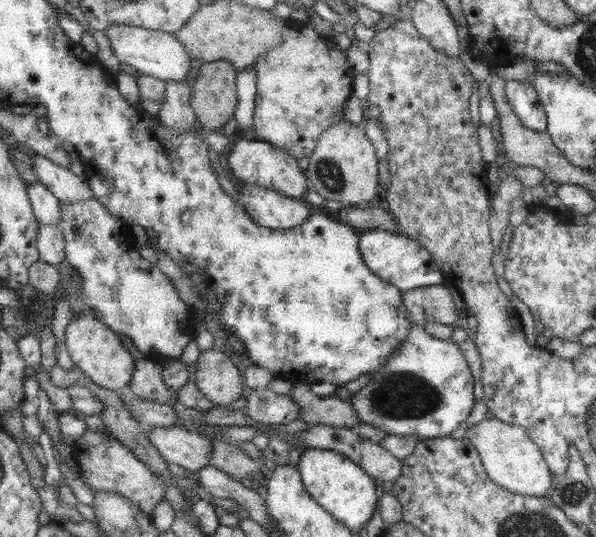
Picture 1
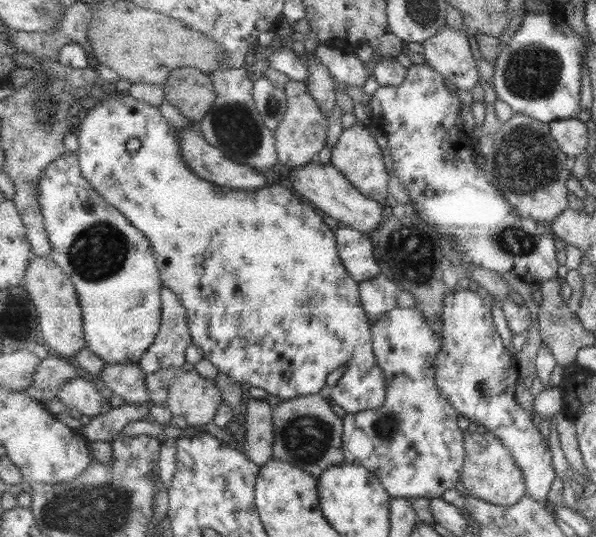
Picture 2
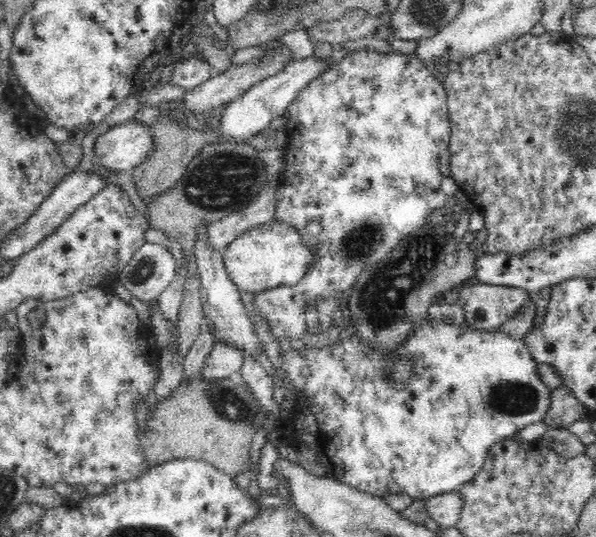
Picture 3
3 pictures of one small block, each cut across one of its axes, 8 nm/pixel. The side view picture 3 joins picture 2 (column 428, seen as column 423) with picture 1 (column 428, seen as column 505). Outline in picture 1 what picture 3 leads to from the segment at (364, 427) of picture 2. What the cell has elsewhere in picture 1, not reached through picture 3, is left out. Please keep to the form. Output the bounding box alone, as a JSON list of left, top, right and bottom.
[350,325,477,441]

